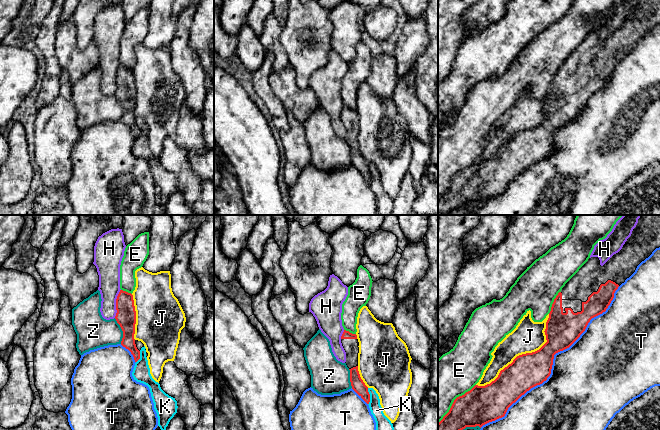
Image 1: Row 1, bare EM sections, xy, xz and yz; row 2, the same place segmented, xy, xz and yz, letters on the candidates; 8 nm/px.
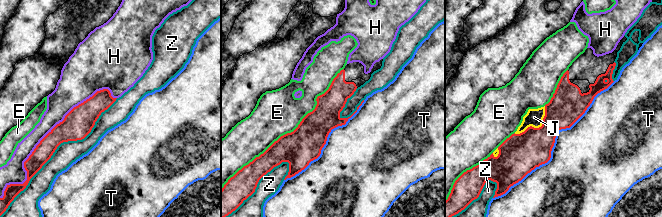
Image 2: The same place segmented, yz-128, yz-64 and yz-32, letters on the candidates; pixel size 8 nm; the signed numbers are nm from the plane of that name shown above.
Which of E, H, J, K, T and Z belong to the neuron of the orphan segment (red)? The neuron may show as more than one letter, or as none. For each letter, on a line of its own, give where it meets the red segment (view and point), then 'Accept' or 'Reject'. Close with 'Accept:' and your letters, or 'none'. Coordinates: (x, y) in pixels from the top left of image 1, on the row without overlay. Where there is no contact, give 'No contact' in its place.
E: Touches red at yz (454, 177). Reject
H: Touches red at xy (116, 79). Reject
J: Touches red at yz (523, 130). Reject
K: Touches red at xz (369, 172). Reject
T: Touches red at yz (552, 138). Reject
Z: Touches red at xy (122, 106). Reject
Accept: none

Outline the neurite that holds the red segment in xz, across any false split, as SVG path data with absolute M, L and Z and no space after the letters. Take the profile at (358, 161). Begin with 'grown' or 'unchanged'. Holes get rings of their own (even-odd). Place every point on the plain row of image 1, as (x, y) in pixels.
grown | M344 106L341 112L341 119L346 128L346 141L350 146L350 158L352 165L367 179L370 178L368 163L360 153L358 147L358 115L356 110Z

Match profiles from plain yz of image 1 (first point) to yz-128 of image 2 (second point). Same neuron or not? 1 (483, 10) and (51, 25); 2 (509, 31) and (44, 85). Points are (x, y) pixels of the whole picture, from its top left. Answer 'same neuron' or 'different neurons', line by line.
1: different neurons
2: same neuron

